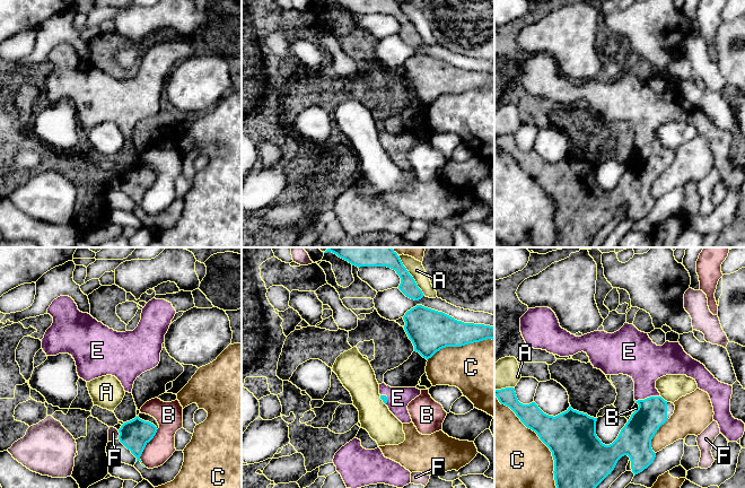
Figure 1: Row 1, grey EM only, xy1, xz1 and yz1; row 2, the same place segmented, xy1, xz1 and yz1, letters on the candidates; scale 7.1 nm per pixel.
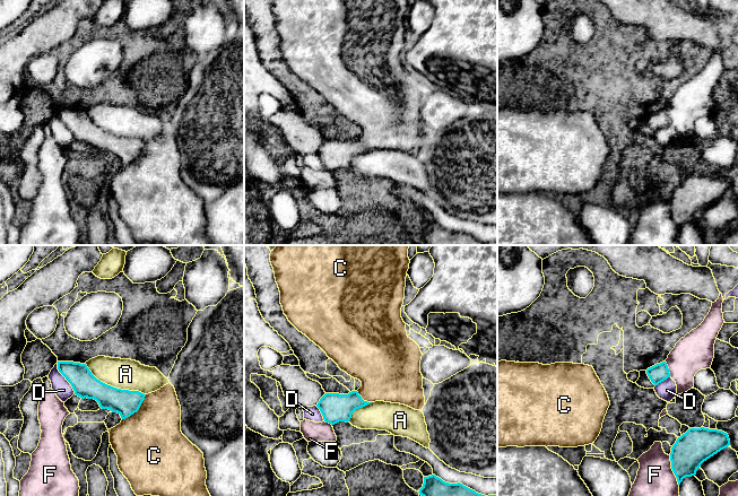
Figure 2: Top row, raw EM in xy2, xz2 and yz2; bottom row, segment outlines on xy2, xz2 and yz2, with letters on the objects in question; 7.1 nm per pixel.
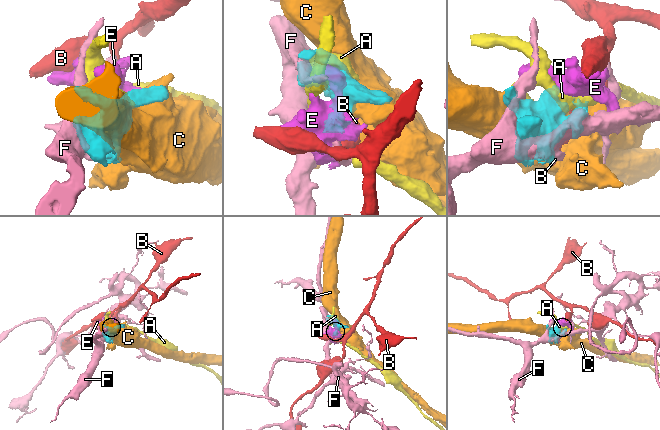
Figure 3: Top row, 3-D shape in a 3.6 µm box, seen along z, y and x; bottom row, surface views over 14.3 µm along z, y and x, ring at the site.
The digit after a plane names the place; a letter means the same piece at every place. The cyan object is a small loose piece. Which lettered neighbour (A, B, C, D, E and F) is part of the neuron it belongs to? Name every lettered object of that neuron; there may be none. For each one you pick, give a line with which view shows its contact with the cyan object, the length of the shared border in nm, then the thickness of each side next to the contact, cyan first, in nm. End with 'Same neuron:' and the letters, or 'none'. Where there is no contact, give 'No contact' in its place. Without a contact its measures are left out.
E: Touches cyan in yz1. Shared border 190 nm. Thickness 220 nm (cyan) against 280 nm
Same neuron: E

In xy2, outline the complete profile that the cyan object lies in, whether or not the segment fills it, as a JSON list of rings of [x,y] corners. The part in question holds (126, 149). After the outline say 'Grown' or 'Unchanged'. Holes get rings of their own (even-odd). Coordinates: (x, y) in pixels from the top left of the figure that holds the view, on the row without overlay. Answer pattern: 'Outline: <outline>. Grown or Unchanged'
Outline: [[[58,108],[58,116],[71,131],[76,142],[96,147],[102,156],[118,159],[122,166],[137,159],[146,143],[139,138],[121,137],[101,129],[86,111]]]. Unchanged

